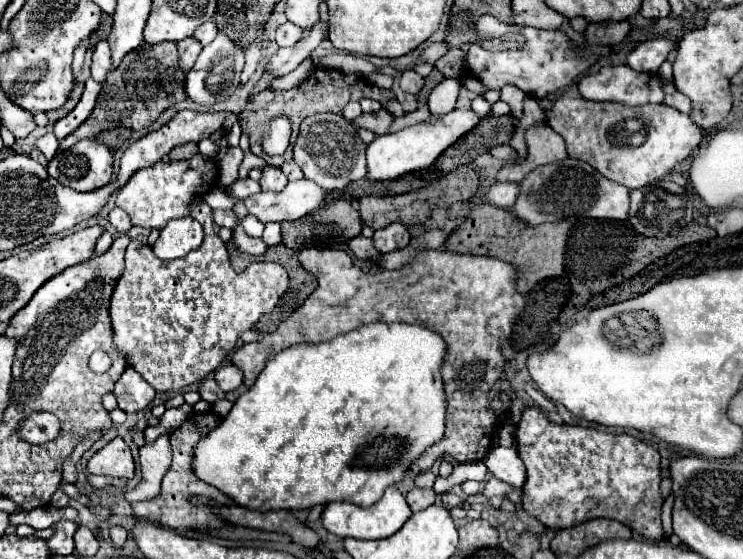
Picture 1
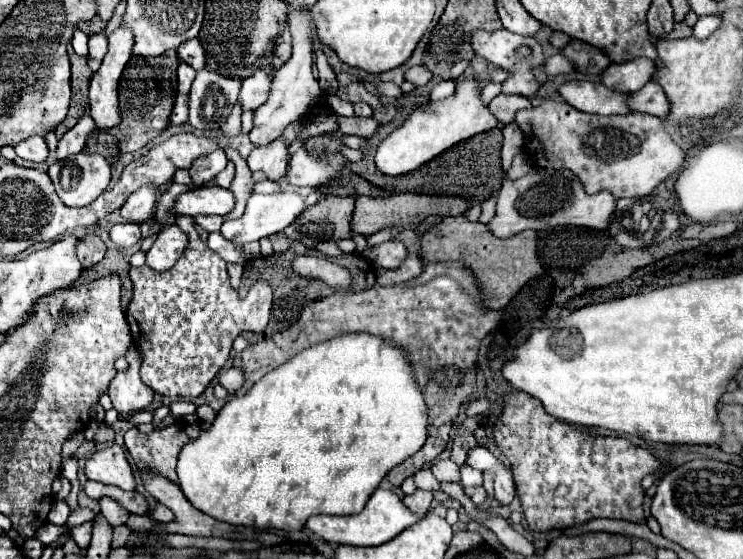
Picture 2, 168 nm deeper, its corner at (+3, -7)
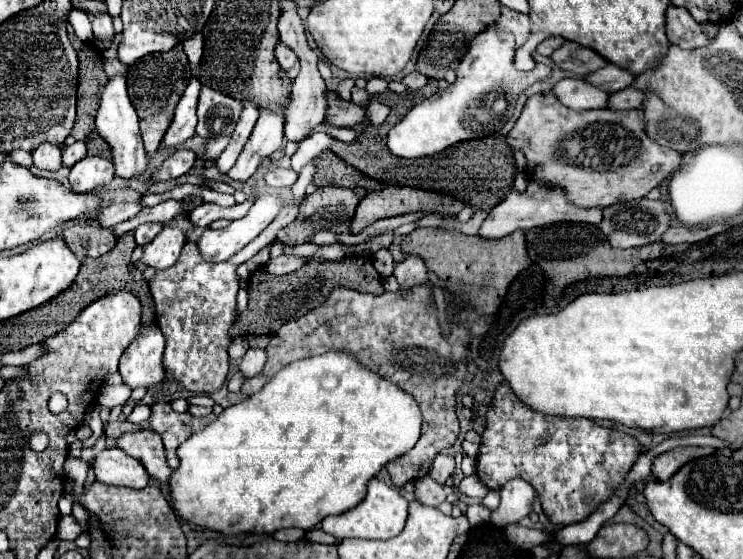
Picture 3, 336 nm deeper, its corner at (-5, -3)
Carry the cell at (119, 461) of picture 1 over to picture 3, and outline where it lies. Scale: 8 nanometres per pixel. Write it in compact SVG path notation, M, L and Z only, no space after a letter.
M111 446L97 454L93 462L93 470L97 480L105 484L129 486L129 488L145 488L149 484L149 474L143 464L129 454L121 452L121 448Z

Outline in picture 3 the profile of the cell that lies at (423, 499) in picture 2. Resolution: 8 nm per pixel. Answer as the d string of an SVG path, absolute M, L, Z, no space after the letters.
M423 476L415 482L415 500L425 506L439 506L453 492L451 486L439 484L431 476Z

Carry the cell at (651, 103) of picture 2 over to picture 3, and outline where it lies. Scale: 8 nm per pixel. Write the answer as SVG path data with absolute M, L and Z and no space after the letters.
M629 86L627 90L621 90L609 96L609 108L613 110L641 108L641 100L645 100L645 92L637 92L637 88Z

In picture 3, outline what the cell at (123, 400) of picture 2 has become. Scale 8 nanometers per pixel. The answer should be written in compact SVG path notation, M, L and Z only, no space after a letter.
M157 326L141 328L141 332L123 352L119 362L119 374L123 378L123 384L127 384L131 390L149 390L159 386L165 378L165 370L161 366L163 348L165 338Z

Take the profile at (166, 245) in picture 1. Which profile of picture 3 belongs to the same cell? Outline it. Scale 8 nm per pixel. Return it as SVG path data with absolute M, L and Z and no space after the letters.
M163 226L159 236L145 246L145 254L141 260L155 270L167 270L177 262L185 242L187 238L183 230L179 230L177 226Z

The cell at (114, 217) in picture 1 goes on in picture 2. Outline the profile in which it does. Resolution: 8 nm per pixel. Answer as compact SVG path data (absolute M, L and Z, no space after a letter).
M135 222L115 224L109 234L111 234L113 244L119 248L131 248L133 244L137 244L141 240L141 230L139 230L139 224L135 224Z

